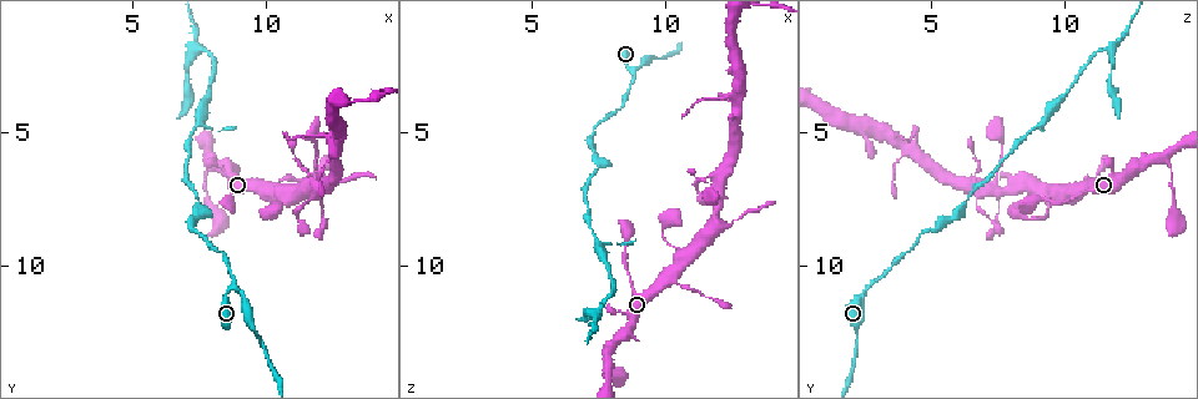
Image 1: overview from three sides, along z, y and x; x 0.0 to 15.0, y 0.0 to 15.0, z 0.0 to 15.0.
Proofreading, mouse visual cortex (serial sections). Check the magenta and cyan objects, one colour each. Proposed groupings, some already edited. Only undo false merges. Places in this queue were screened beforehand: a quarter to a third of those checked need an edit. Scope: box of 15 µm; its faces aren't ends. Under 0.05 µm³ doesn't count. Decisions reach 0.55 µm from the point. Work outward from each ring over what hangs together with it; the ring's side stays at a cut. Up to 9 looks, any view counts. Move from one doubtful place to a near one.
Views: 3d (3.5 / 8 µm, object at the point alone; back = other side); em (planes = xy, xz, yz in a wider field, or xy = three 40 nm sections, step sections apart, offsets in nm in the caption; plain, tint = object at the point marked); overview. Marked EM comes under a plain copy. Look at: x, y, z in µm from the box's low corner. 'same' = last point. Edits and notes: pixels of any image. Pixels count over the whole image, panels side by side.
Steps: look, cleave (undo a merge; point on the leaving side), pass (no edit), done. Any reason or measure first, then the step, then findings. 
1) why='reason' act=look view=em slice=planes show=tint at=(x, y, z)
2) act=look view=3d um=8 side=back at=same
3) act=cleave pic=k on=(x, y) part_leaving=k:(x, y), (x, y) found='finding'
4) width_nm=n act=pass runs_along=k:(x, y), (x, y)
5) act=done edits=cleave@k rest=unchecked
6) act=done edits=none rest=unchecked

why='side arm on a straight run' act=look view=3d um=3.5 at=(10.3, 7.0, 10.7)

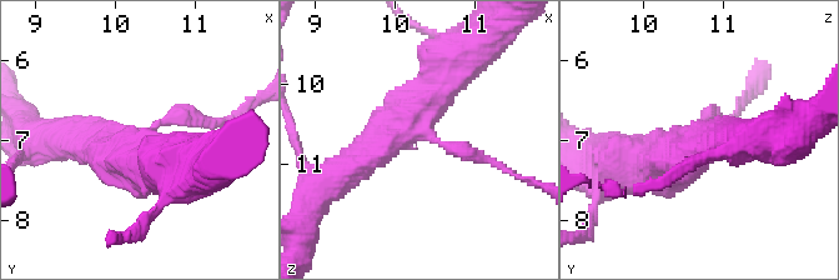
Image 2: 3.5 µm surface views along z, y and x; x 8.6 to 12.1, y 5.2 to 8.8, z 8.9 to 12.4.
arms=3 arm_widths_nm=150,450,600 act=look view=em slice=xy step=3 show=tint at=(10.35, 7.00, 10.60)

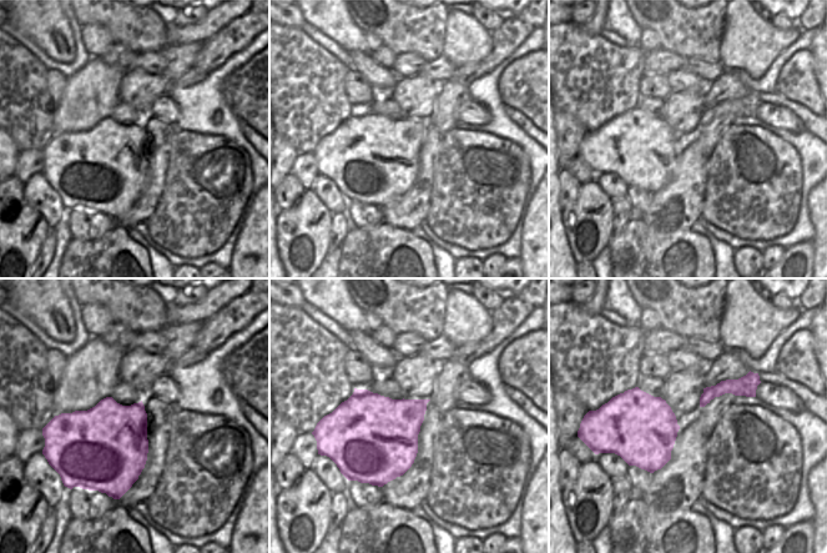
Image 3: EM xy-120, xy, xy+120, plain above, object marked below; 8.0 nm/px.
act=pass runs_along=2:(338, 178), (411, 118), (457, 60) found='one cell here'

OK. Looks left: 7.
why='three arms meet' act=look view=3d um=3.5 at=(8.8, 10.8, 2.6)

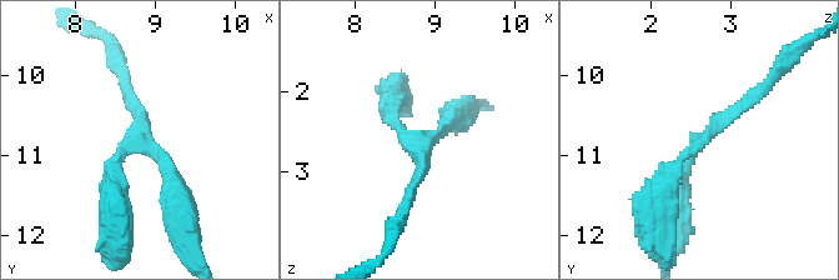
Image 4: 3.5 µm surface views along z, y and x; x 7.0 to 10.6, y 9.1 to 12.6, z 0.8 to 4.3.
arms=3 arm_widths_nm=150,200,300 why='need the tissue' act=look view=em slice=xy step=2 show=tint at=(8.70, 10.80, 2.65)

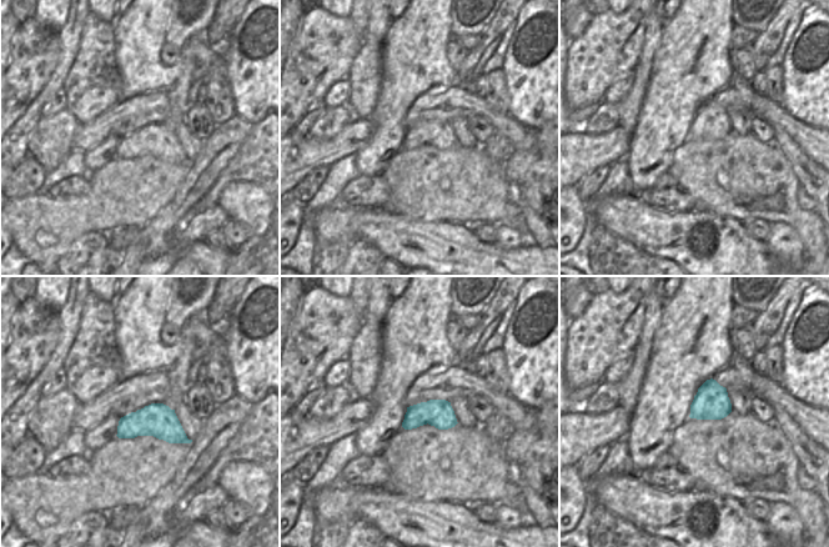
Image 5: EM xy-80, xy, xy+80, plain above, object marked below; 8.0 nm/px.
act=pass runs_along=4:(659, 203), (674, 164), (758, 95) found='all the same cell'

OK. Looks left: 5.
why='thin neck' act=look view=3d um=3.5 at=(12.1, 7.5, 7.5)

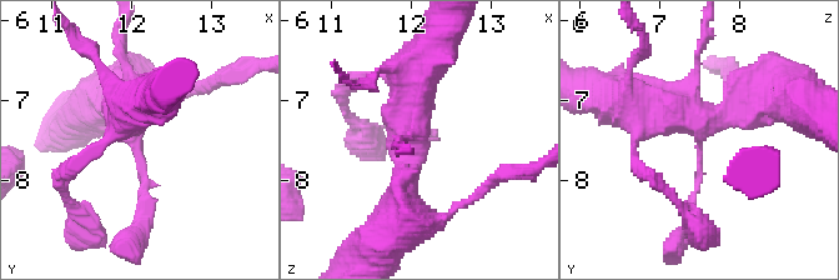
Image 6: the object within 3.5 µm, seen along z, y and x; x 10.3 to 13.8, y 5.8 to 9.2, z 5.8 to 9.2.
act=look view=em slice=xy step=2 show=tint at=(11.95, 7.45, 7.55)

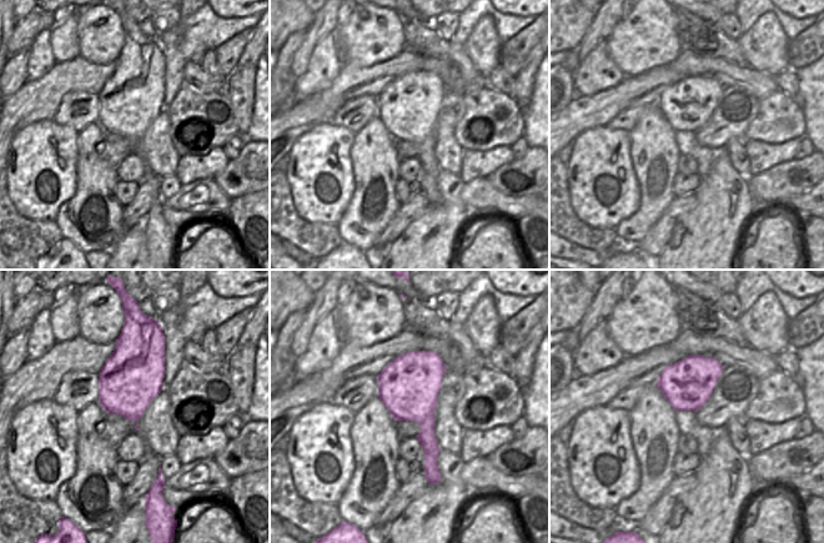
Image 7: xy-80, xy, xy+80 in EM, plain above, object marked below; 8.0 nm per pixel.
act=pass runs_along=6:(405, 171), (413, 73), (443, 34) found='continuous, no second cell'

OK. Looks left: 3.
why='thick turns thin' act=look view=3d um=8 at=(7.4, 4.4, 9.3)

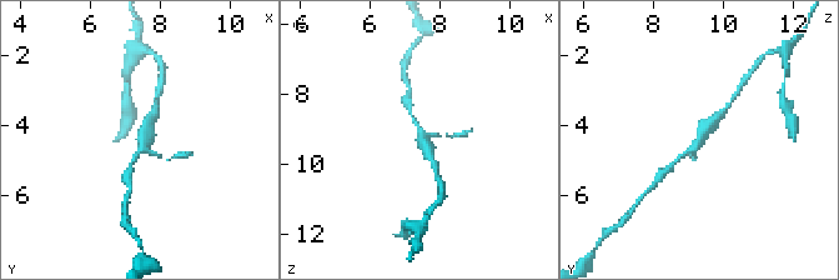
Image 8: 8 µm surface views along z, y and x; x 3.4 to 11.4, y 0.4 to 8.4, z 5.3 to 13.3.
why='closer look' act=look view=3d um=3.5 at=(7.4, 4.3, 9.3)

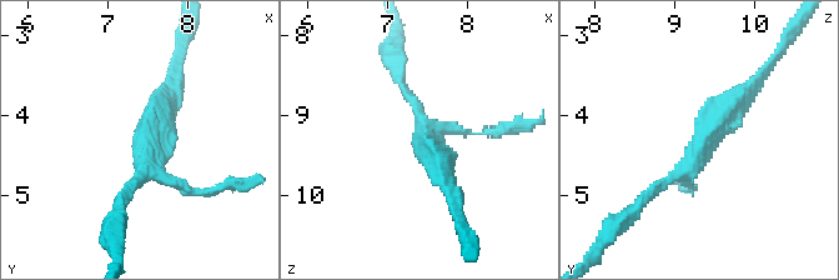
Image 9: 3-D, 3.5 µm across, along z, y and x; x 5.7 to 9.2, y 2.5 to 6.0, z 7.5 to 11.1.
act=pass runs_along=9:(644, 200), (689, 166), (749, 89) found='all the same cell'

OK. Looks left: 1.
act=done edits=none rest=unchecked

